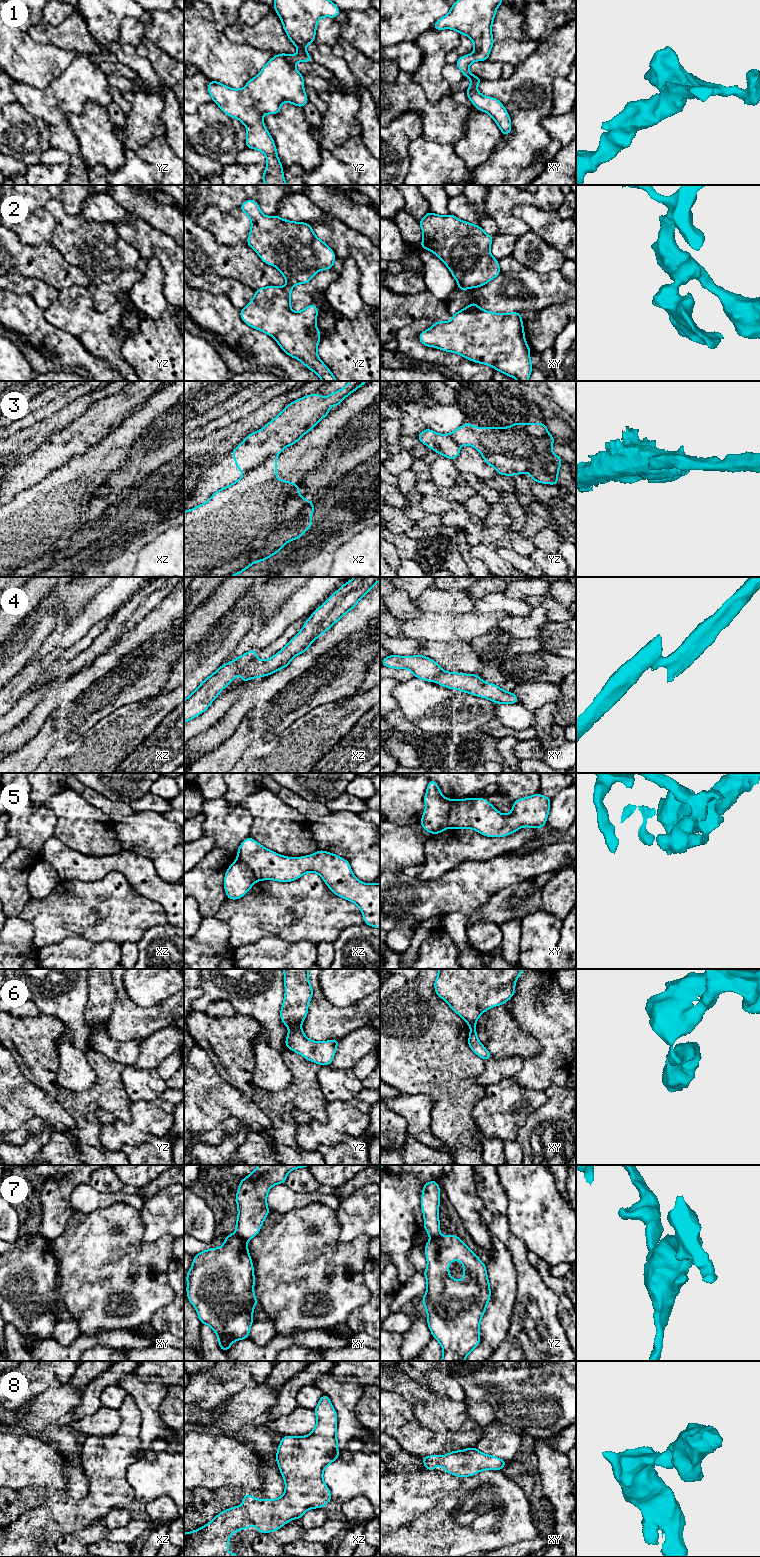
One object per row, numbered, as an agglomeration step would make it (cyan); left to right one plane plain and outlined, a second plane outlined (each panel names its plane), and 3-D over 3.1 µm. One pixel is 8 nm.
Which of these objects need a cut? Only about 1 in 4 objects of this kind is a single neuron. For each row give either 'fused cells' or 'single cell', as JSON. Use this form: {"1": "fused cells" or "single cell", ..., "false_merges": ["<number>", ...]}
{"1": "single cell", "2": "fused cells", "3": "fused cells", "4": "fused cells", "5": "fused cells", "6": "fused cells", "7": "fused cells", "8": "single cell", "false_merges": ["2", "3", "4", "5", "6", "7"]}

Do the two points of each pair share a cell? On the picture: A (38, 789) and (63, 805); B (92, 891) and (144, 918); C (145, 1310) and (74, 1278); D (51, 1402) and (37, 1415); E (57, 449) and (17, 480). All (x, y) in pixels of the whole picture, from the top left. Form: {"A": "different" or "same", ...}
{"A": "different", "B": "same", "C": "same", "D": "same", "E": "same"}

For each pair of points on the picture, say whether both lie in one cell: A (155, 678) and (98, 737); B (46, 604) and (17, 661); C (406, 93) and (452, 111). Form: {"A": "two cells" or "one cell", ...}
{"A": "two cells", "B": "one cell", "C": "one cell"}

